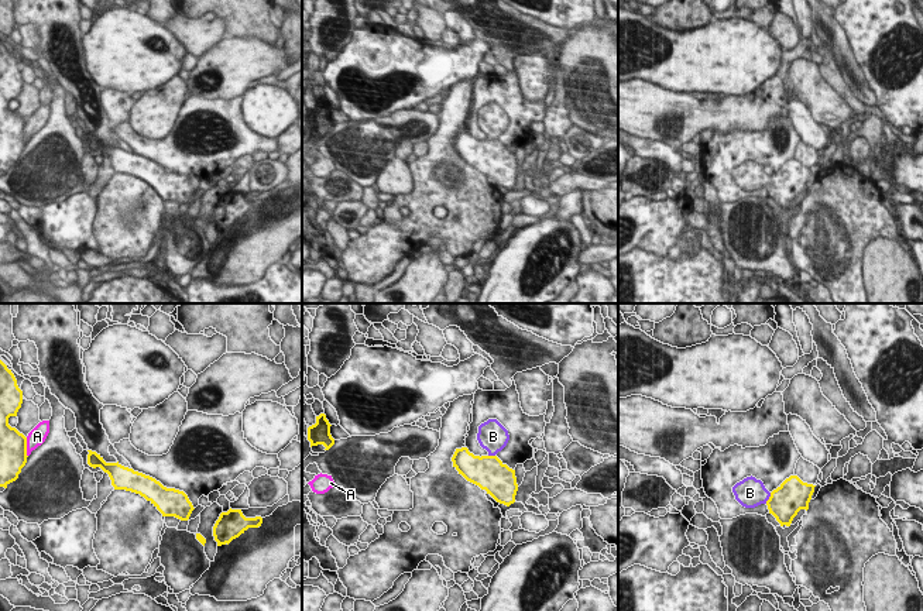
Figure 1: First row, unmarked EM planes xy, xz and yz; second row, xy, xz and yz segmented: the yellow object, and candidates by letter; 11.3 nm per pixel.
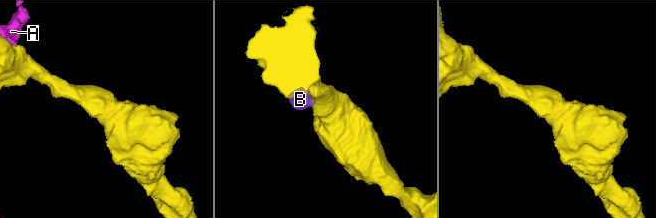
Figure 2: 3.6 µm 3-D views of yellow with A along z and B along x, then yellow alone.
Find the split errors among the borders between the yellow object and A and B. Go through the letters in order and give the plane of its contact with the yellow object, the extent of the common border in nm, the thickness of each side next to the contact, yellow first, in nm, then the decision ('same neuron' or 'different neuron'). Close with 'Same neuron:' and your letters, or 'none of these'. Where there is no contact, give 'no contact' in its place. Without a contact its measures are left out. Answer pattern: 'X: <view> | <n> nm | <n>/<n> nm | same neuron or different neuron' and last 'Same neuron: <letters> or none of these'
A: xy | 220 nm | 320/200 nm | different neuron
B: yz | 140 nm | 360/340 nm | same neuron
Same neuron: B

